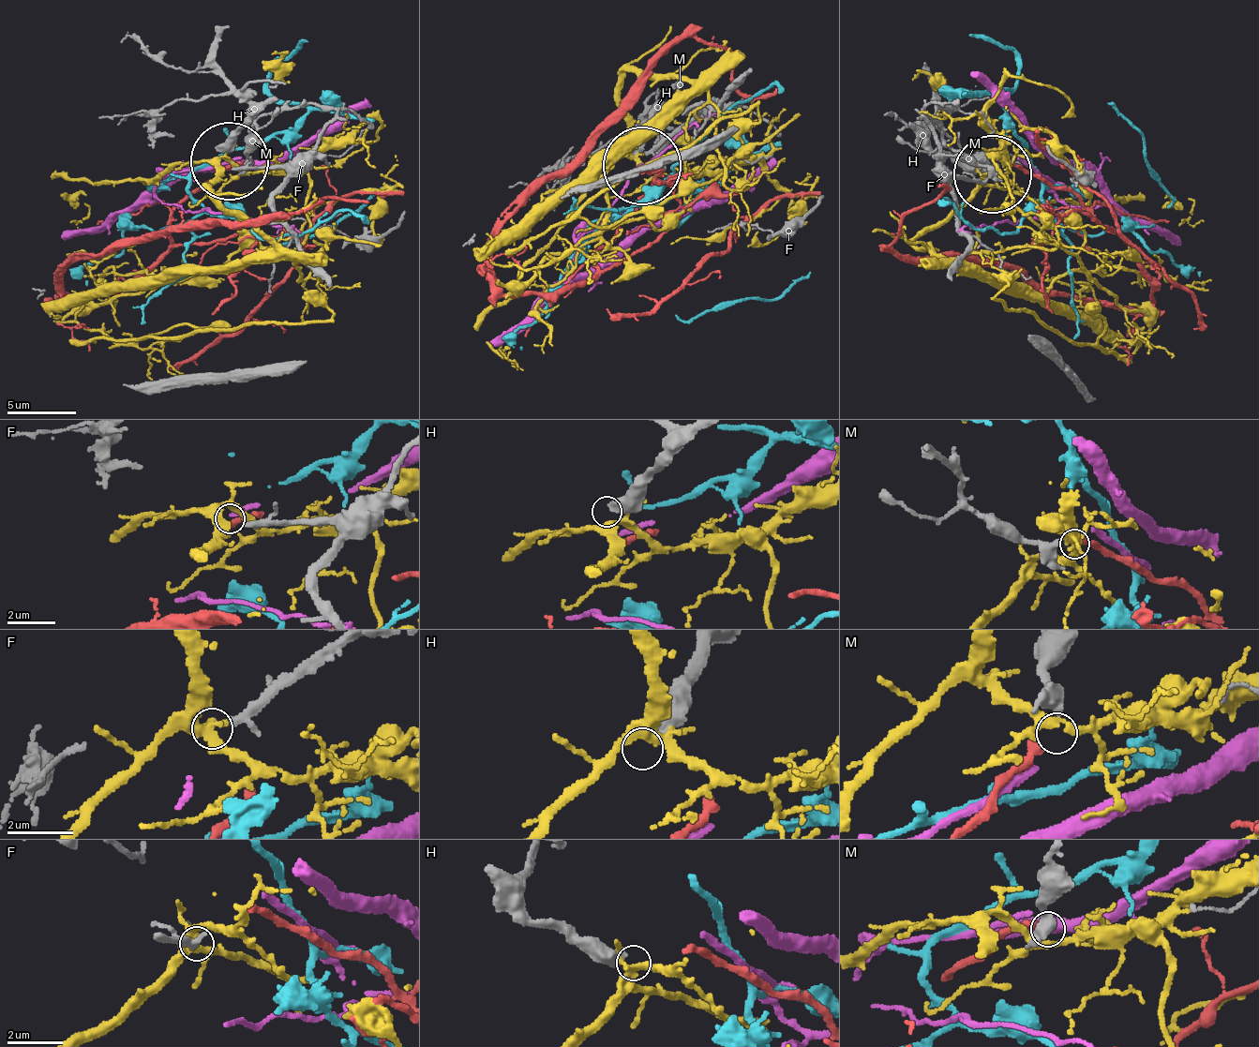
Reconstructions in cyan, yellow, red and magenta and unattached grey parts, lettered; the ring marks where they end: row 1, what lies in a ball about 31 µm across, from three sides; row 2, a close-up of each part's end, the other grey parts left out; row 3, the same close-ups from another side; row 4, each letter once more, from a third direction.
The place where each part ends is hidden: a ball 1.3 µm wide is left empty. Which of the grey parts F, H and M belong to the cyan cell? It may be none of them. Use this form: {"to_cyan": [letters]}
{"to_cyan": []}

